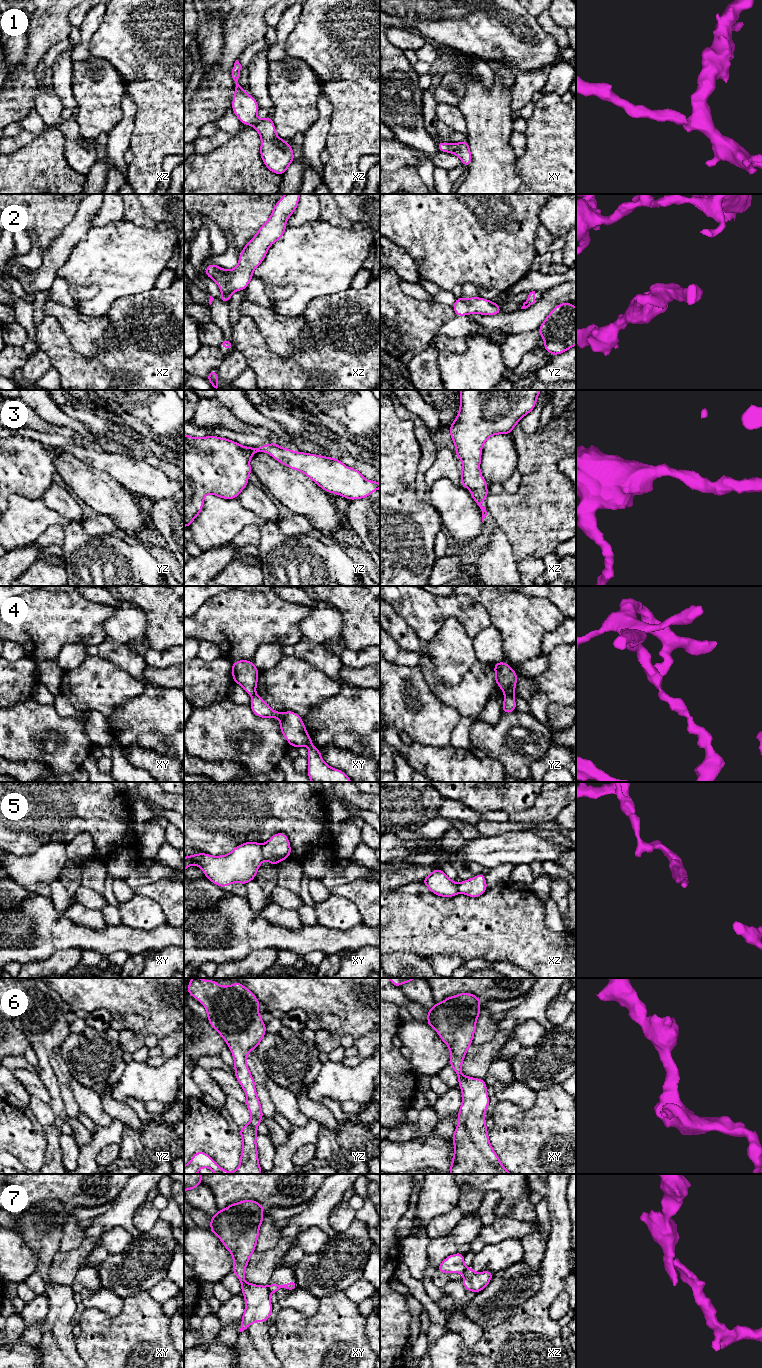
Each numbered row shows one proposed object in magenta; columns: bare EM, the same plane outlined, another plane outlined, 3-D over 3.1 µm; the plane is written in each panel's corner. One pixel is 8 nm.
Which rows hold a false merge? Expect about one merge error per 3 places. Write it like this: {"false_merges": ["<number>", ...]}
{"false_merges": ["4", "5", "7"]}

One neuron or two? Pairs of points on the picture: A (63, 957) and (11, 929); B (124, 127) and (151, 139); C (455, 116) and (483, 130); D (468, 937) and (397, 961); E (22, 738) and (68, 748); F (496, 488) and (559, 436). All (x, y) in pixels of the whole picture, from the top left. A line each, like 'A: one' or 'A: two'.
A: two
B: two
C: two
D: two
E: one
F: two

